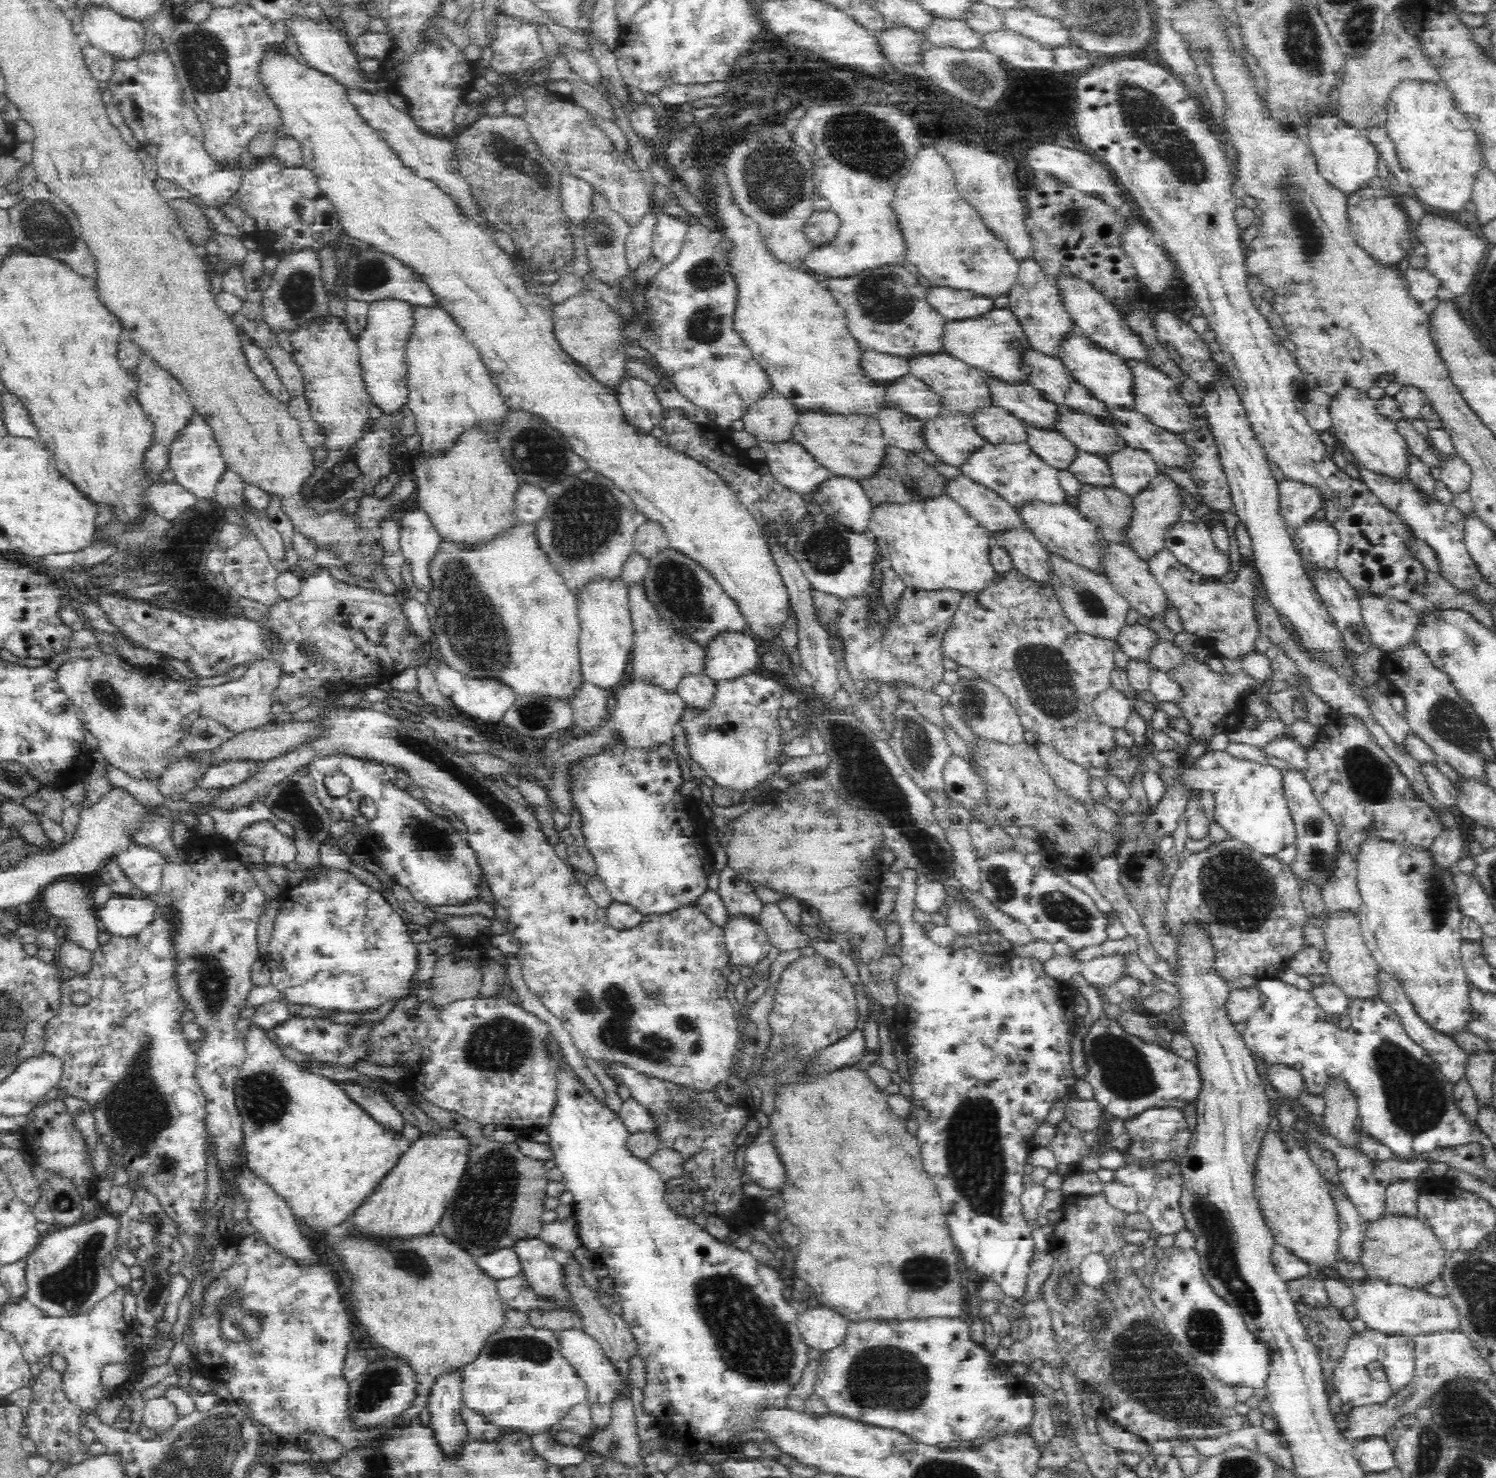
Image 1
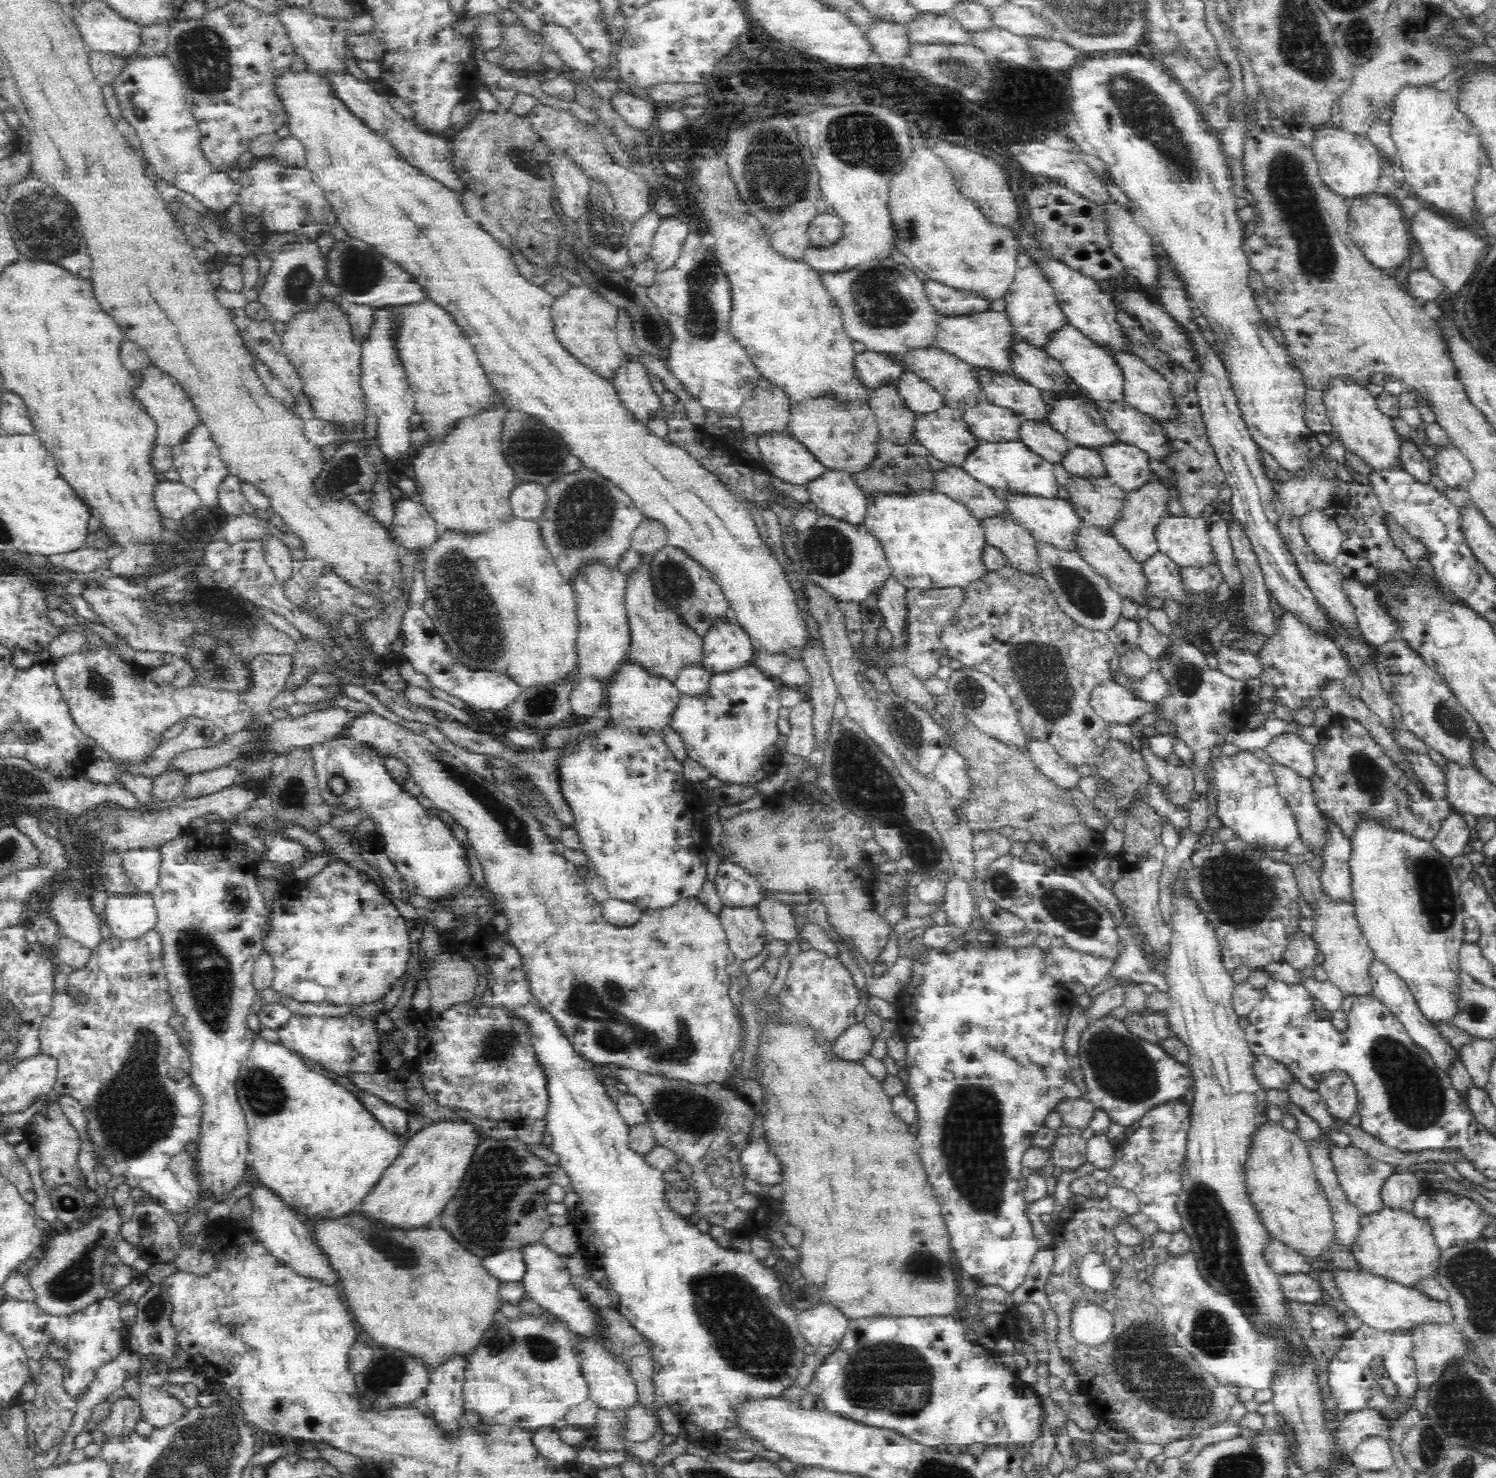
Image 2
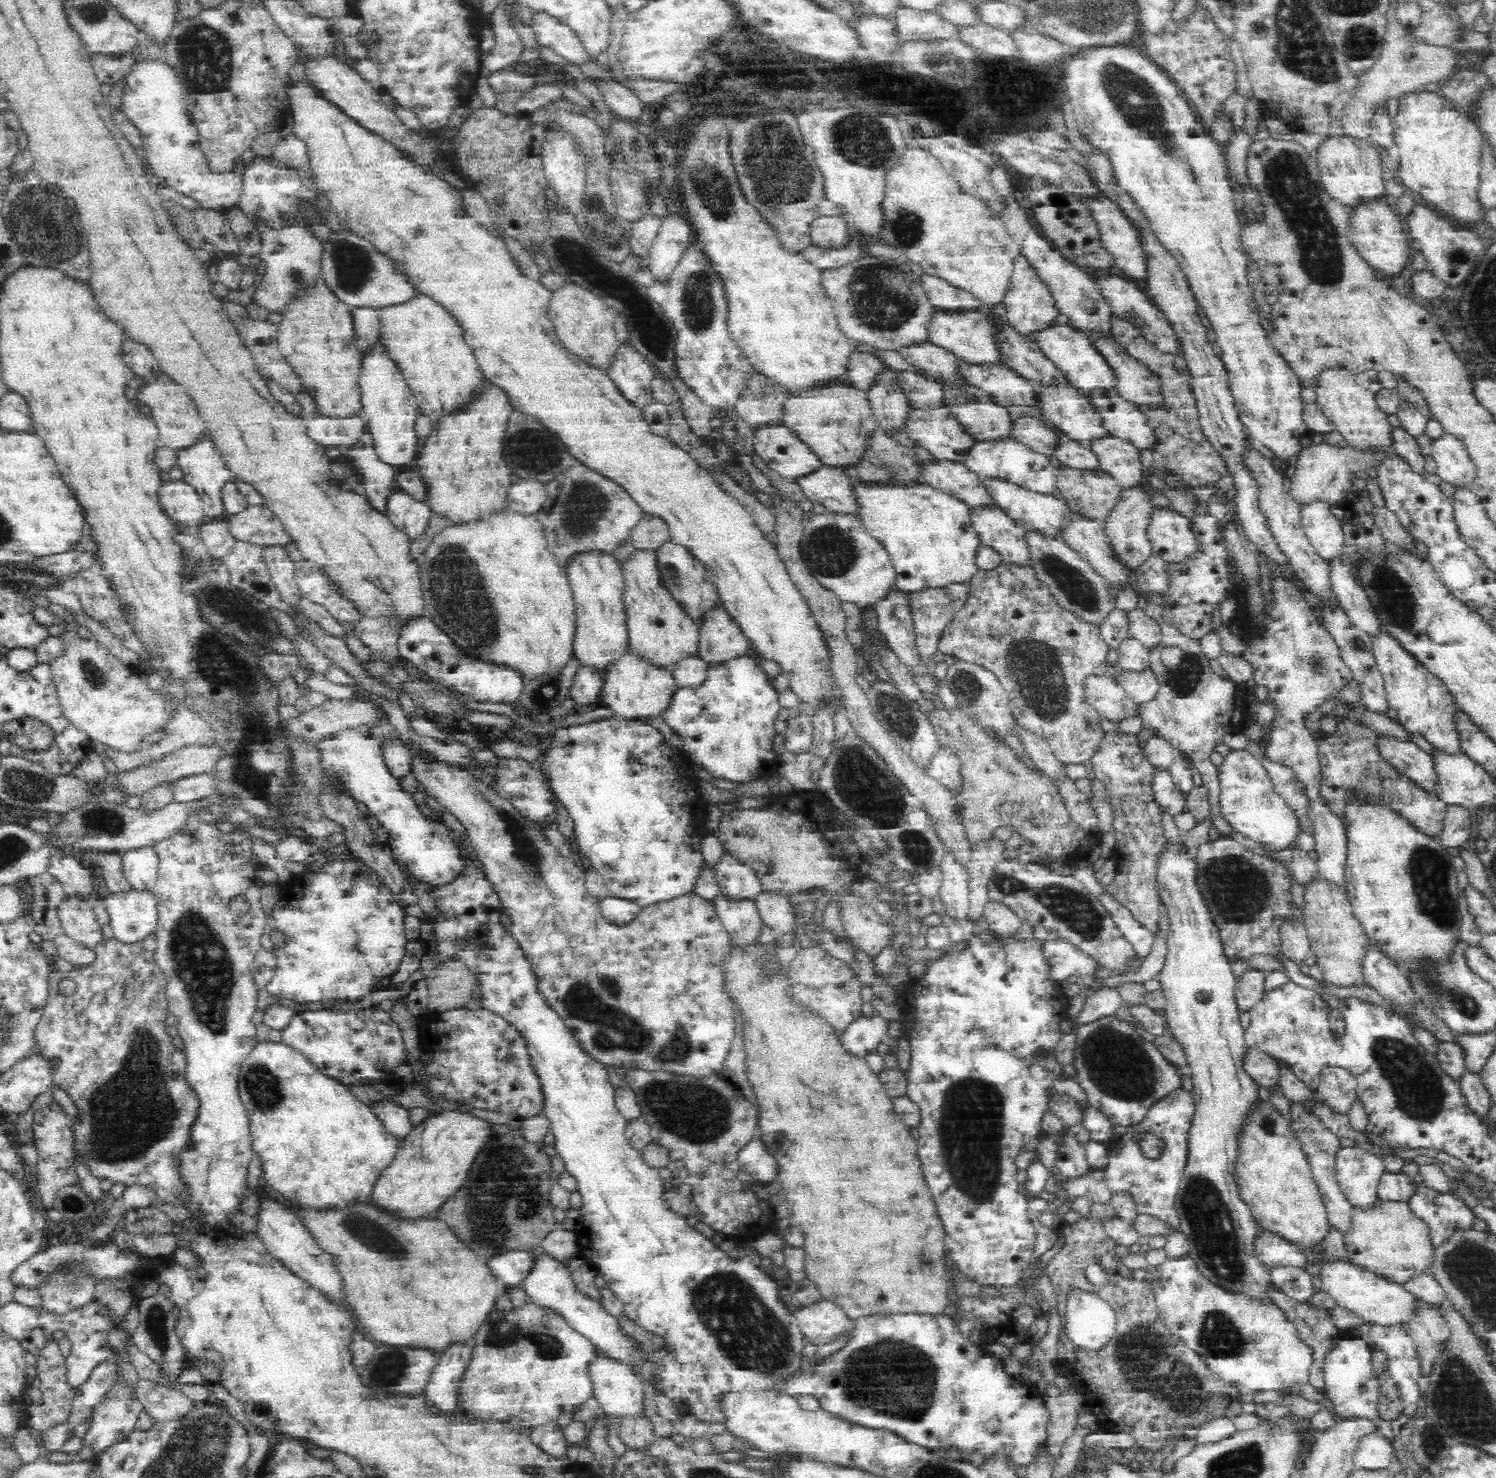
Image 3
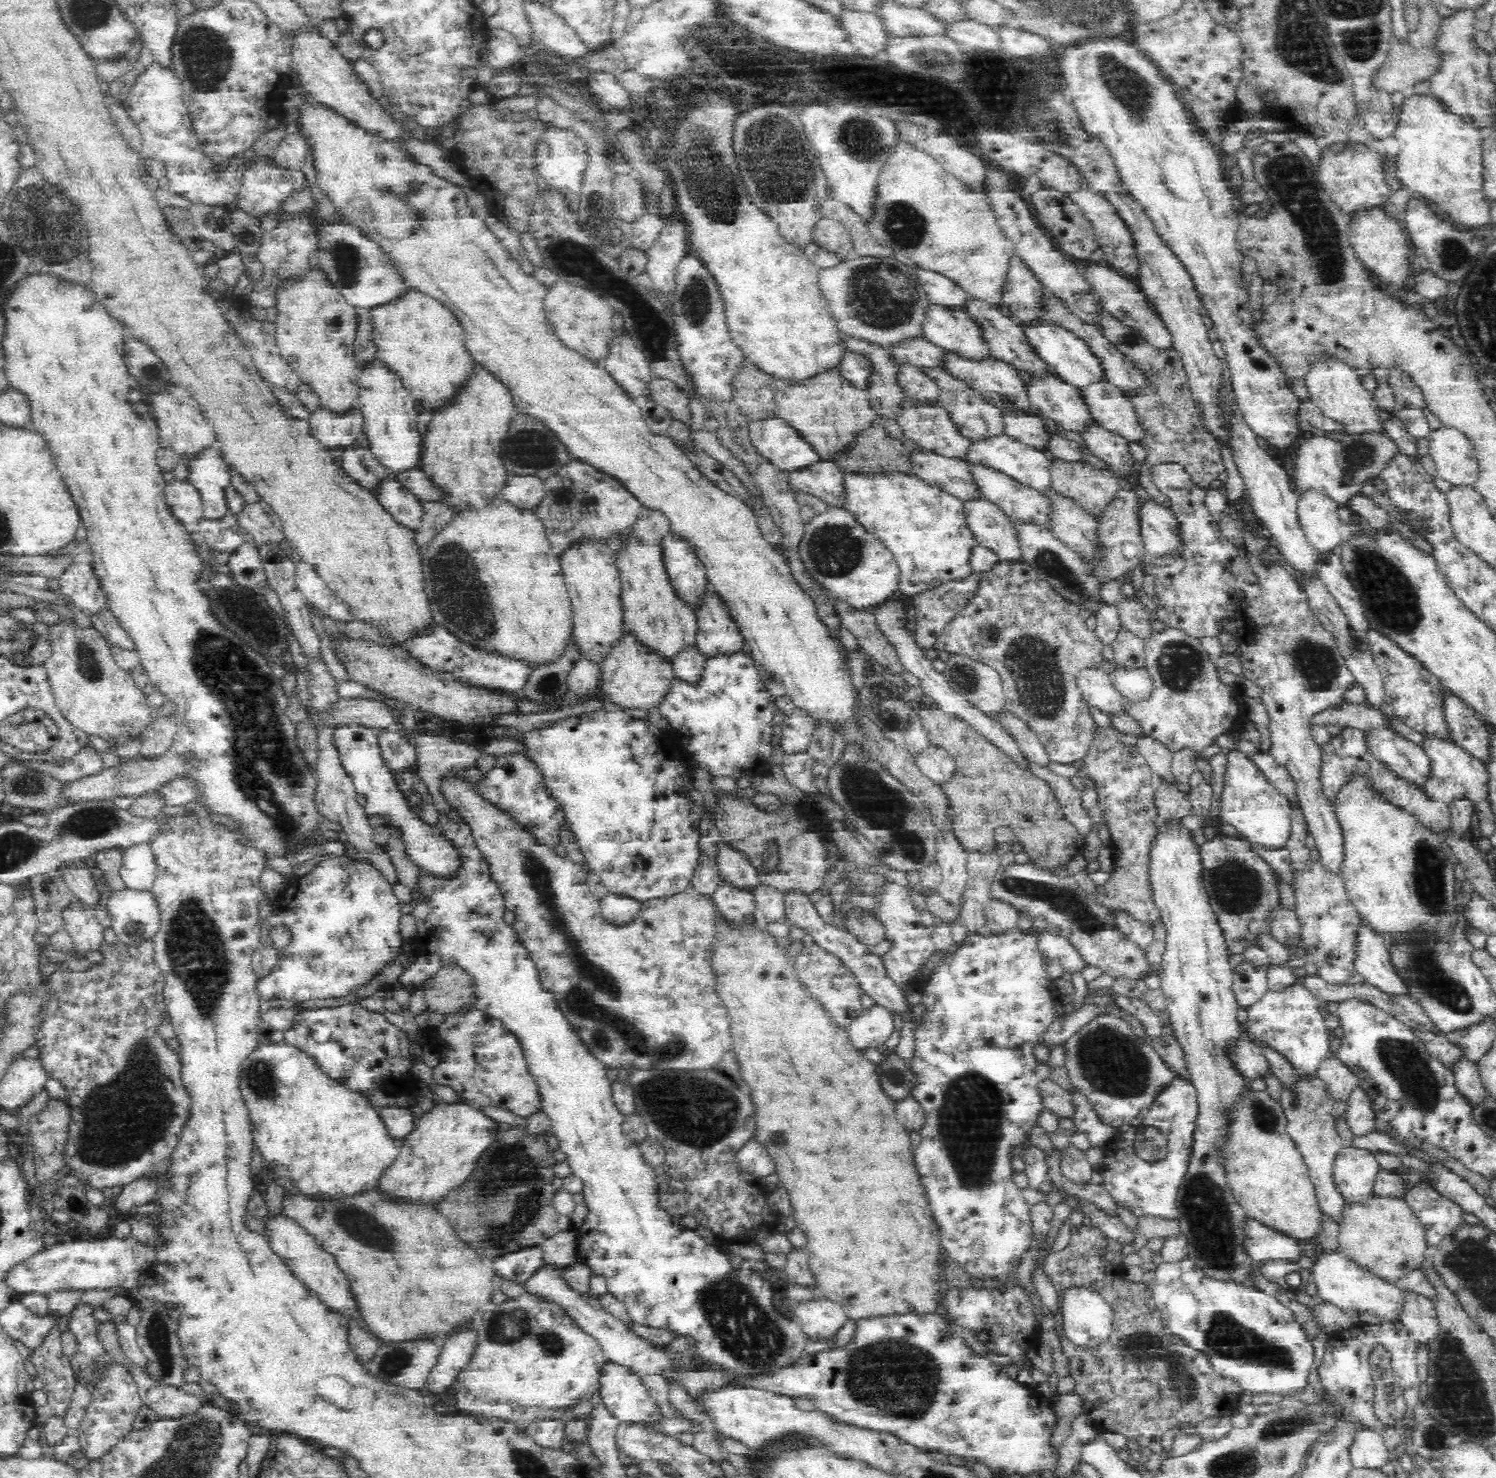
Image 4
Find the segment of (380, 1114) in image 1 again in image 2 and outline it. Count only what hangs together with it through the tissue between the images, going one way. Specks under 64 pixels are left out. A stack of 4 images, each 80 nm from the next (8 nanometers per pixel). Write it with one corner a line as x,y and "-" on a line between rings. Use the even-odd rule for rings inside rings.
367,1091
358,1092
356,1096
387,1131
395,1133
402,1141
408,1138
408,1112

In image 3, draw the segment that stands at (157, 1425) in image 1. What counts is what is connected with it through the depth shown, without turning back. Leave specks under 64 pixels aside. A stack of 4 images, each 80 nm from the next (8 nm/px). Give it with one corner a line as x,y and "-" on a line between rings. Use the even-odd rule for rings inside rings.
139,1379
136,1382
138,1401
155,1422
169,1422
183,1418
198,1403
184,1395
178,1388

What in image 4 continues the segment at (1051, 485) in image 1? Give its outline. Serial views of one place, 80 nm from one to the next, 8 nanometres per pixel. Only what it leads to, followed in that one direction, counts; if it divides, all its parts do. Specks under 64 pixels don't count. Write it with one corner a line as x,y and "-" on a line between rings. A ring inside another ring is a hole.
998,434
996,436
980,439
977,442
972,442
968,448
967,459
968,462
976,462
977,464
985,464
995,470
1000,471
1016,481
1031,486
1036,490
1041,491
1046,487
1050,487
1050,461
1043,454
1043,451
1038,451
1032,446
1027,446
1017,442
1013,438
1006,436
1006,434

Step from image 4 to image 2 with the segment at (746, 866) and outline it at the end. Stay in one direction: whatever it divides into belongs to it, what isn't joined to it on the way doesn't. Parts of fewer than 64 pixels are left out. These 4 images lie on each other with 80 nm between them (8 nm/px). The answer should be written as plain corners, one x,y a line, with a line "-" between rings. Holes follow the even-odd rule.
726,857
718,868
715,886
722,905
729,908
757,908
762,900
758,880

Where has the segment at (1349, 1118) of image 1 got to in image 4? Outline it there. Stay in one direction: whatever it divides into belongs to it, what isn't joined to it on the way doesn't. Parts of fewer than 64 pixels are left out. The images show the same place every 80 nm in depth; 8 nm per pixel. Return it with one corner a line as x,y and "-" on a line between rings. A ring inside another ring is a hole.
1336,1055
1324,1057
1318,1063
1317,1075
1326,1083
1328,1091
1340,1101
1348,1099
1358,1086
1357,1076

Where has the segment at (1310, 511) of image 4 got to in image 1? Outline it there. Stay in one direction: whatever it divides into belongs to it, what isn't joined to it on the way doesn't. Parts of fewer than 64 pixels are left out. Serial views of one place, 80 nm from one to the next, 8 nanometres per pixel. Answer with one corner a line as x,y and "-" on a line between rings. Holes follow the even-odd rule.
1308,518
1296,531
1293,545
1301,558
1326,569
1337,568
1339,533
1326,518

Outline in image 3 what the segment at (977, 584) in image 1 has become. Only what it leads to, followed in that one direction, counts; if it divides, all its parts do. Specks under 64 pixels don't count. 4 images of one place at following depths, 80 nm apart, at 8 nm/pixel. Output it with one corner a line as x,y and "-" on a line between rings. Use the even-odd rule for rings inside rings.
850,480
851,495
857,506
857,518
868,534
877,538
888,551
896,571
895,587
906,595
943,587
950,583
968,583
979,571
975,565
977,548
981,545
976,530
969,522
969,506
951,494
936,490
933,486
916,480
904,481
854,481

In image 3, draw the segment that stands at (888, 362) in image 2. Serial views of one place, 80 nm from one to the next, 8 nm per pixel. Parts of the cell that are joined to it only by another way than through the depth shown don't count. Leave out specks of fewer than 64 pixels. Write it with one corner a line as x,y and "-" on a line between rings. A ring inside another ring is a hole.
857,352
848,357
845,366
846,382
858,390
868,391
876,375
881,373
884,363
870,352

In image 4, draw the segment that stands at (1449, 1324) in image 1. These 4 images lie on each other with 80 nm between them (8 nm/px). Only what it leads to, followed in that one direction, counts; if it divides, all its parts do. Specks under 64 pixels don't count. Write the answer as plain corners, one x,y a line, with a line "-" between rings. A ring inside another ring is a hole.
1324,1249
1322,1254
1318,1254
1313,1261
1314,1264
1308,1272
1309,1278
1316,1286
1316,1296
1326,1304
1333,1304
1342,1310
1355,1313
1368,1312
1380,1318
1381,1321
1396,1320
1400,1316
1403,1305
1401,1290
1396,1288
1394,1283
1386,1282
1370,1271
1360,1268
1356,1262
1338,1250

